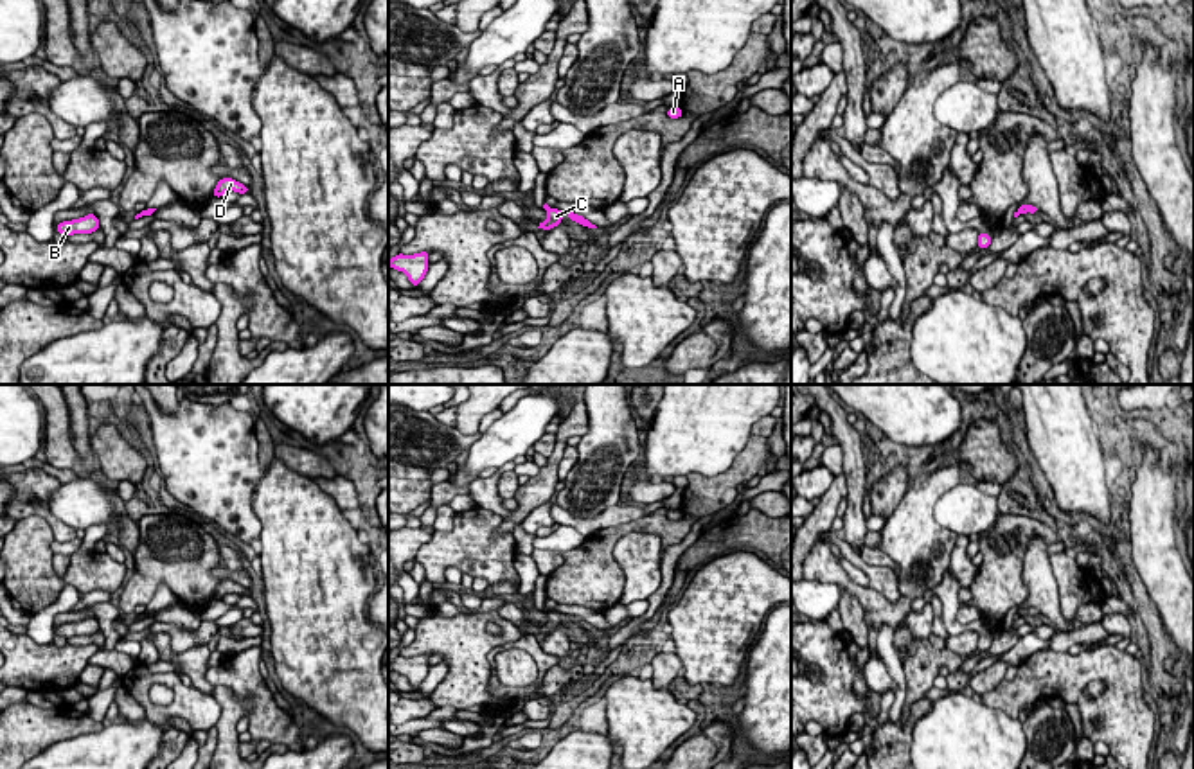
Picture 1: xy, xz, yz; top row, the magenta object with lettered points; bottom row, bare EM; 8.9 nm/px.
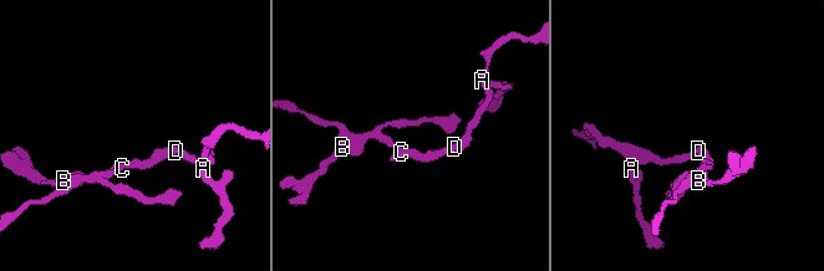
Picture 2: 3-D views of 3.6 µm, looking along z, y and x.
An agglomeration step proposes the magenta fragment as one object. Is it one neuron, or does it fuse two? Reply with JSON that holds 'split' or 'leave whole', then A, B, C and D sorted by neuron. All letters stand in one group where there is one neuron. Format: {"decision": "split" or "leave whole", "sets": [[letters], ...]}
{"decision": "split", "sets": [["A", "C", "D"], ["B"]]}

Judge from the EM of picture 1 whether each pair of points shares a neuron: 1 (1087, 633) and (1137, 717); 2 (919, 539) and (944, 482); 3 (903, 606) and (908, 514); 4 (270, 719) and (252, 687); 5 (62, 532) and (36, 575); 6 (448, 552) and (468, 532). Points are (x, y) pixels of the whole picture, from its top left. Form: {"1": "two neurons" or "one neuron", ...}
{"1": "two neurons", "2": "one neuron", "3": "two neurons", "4": "one neuron", "5": "two neurons", "6": "one neuron"}

